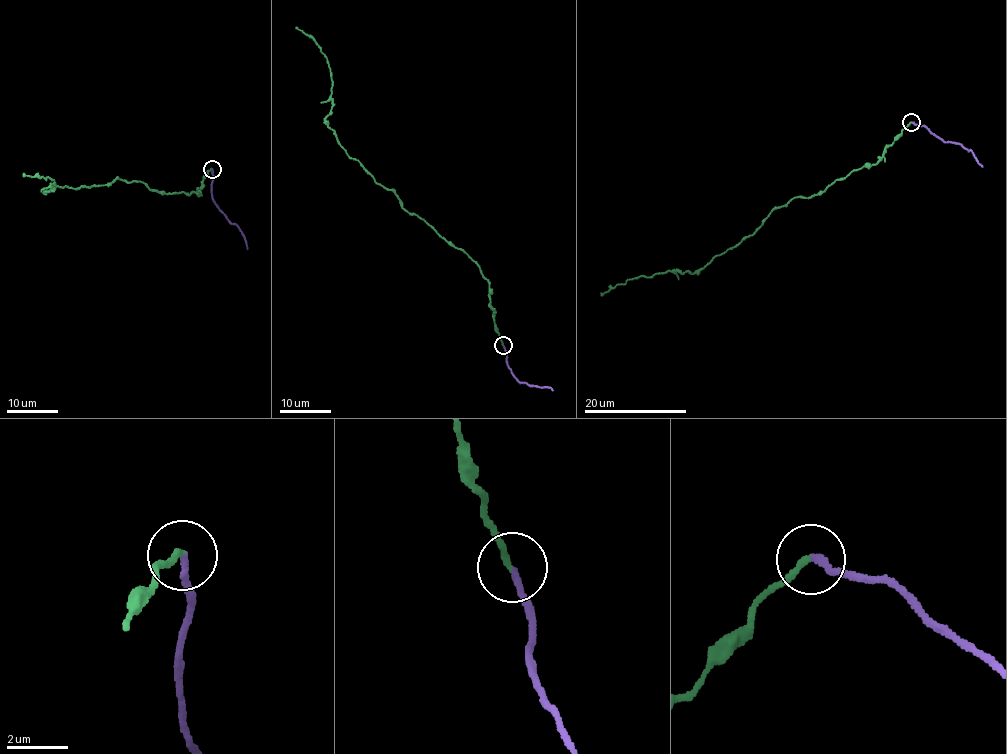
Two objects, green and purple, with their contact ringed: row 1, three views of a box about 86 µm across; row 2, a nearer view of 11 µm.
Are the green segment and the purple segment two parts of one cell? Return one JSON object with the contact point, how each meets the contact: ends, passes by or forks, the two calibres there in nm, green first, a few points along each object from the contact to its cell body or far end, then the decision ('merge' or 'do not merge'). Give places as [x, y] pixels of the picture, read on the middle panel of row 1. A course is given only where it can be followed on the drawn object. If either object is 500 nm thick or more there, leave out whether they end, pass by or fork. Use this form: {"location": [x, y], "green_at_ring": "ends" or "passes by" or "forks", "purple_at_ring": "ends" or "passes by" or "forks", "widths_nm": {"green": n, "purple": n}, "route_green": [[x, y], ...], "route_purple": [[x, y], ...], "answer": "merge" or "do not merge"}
{"location": [503, 345], "green_at_ring": "ends", "purple_at_ring": "ends", "widths_nm": {"green": 240, "purple": 200}, "route_green": [[504, 345], [479, 266], [347, 153], [325, 118], [332, 108], [329, 62], [295, 27]], "route_purple": [[504, 345], [508, 369], [515, 379], [552, 390]], "answer": "do not merge"}

